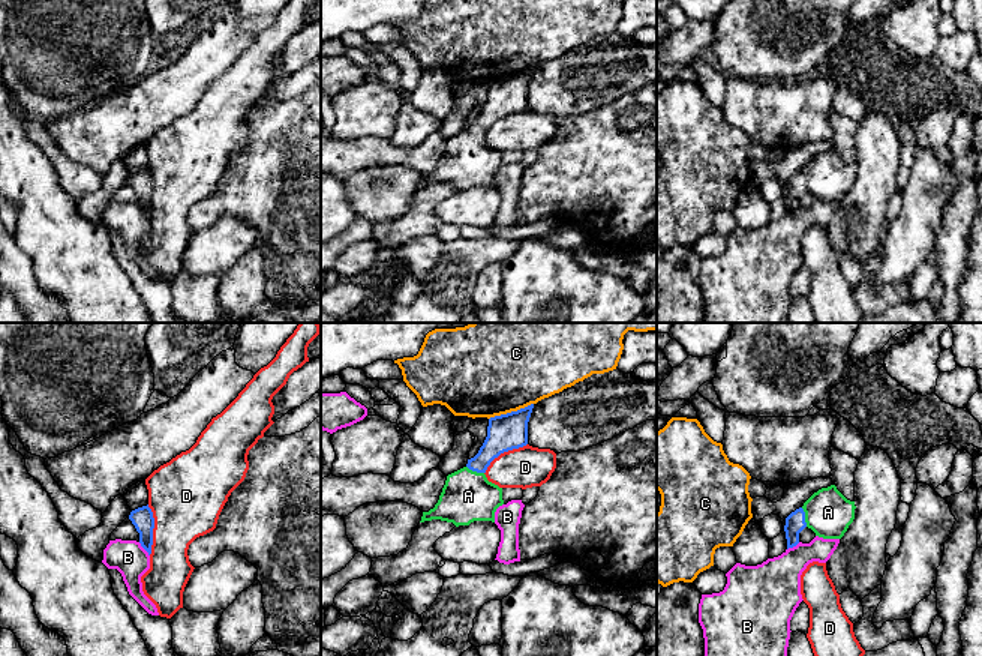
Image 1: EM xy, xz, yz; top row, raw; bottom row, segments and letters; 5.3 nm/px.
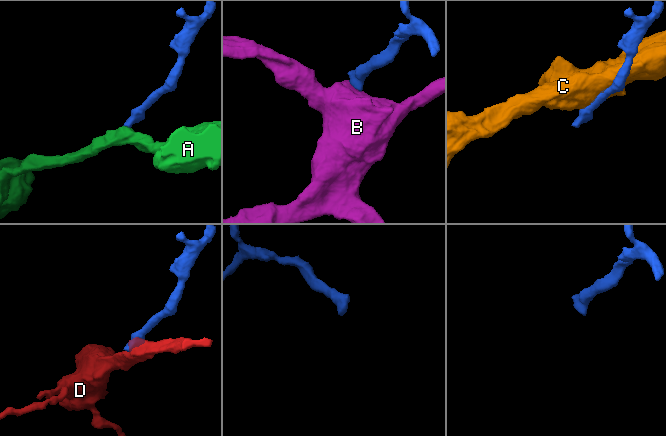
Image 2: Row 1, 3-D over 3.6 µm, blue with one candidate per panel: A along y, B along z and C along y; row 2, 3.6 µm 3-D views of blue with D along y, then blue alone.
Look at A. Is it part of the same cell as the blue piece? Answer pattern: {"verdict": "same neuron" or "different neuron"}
{"verdict": "same neuron"}

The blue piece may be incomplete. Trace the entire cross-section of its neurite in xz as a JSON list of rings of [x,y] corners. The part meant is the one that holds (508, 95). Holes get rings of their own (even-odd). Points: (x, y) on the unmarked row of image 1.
[[[534,68],[489,83],[487,101],[468,128],[448,138],[438,167],[423,176],[421,185],[441,183],[456,191],[474,185],[495,186],[495,176],[504,168],[502,152],[486,141],[490,126],[501,117],[528,108],[528,86]]]

